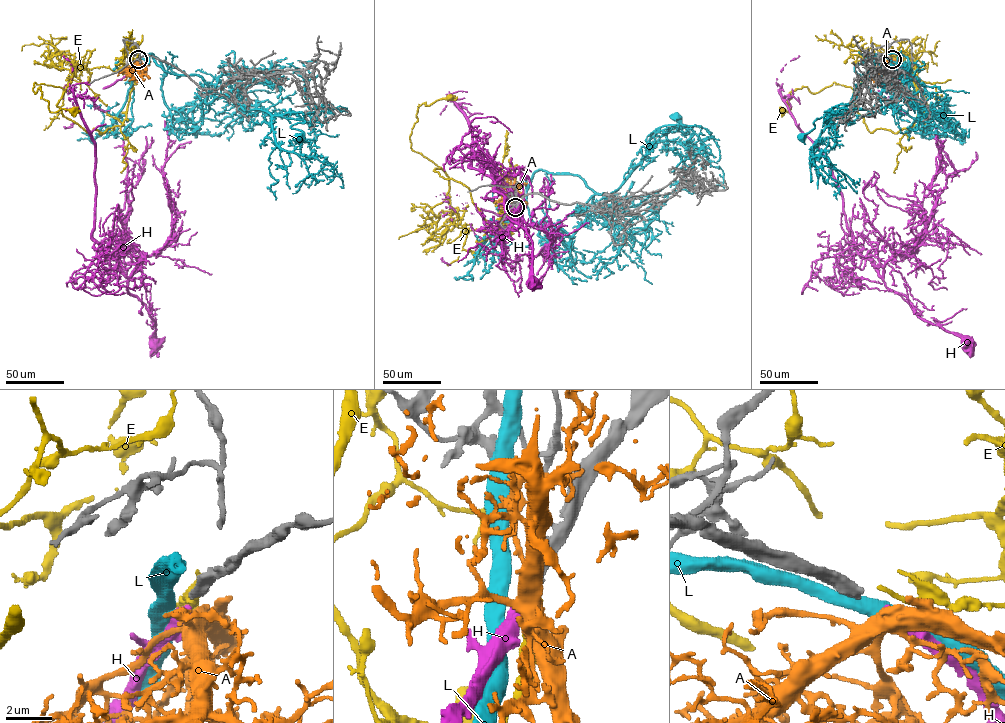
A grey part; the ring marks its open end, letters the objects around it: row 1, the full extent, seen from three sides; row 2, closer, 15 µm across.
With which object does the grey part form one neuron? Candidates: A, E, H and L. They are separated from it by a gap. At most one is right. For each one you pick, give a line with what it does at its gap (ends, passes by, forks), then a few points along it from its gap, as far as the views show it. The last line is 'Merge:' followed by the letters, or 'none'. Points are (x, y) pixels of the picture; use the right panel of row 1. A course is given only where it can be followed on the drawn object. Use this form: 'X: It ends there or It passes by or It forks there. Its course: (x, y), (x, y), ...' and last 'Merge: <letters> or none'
H: It ends there. Its course: (893, 59), (894, 95), (945, 140), (918, 212), (925, 233), (883, 280), (966, 344)
Merge: H

